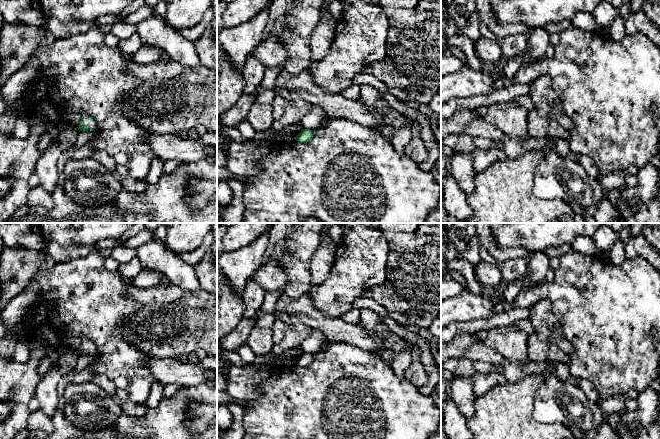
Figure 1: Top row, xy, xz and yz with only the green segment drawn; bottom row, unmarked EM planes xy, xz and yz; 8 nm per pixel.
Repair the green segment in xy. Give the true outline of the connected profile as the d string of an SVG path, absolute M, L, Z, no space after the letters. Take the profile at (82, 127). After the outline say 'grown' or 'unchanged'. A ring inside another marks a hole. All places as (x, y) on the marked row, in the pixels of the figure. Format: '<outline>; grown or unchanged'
M84 114L81 117L80 125L79 125L79 132L80 131L94 131L97 128L96 121L89 117L88 115Z; grown

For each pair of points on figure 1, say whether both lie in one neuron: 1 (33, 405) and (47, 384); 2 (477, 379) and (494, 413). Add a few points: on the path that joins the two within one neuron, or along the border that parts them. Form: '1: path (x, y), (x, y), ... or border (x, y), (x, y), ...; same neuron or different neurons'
1: border (34, 395), (40, 407); different neurons
2: border (498, 383), (476, 399); different neurons

